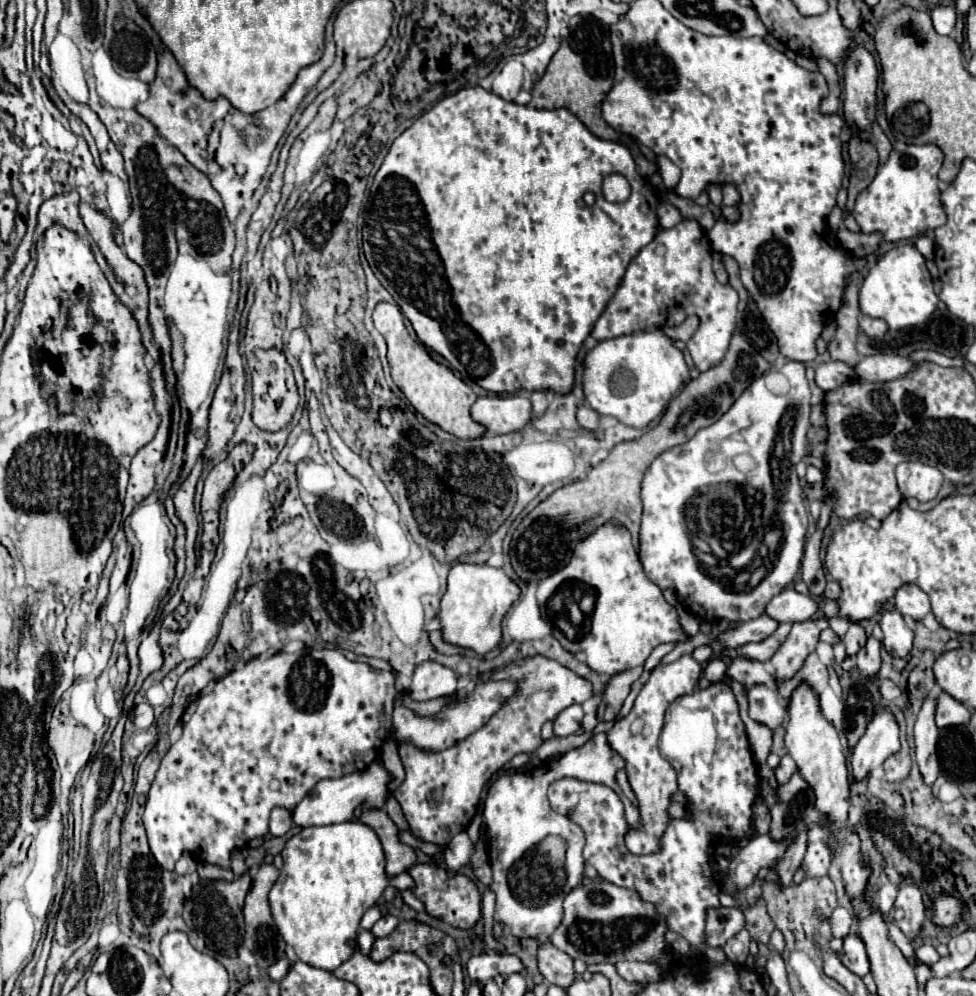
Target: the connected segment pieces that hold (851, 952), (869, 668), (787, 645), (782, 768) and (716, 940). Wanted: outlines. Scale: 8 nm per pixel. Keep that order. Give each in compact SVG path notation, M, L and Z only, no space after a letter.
M850 932L844 938L844 946L838 952L842 964L846 968L850 968L856 976L864 978L870 972L870 960L866 956L866 946L862 944L862 938L856 932Z
M868 636L866 646L856 654L858 670L866 678L874 678L876 676L876 672L880 668L880 650L882 650L882 644L874 636Z
M824 618L806 620L806 622L798 622L792 626L788 638L772 656L772 664L776 668L778 680L788 680L800 670L806 656L810 652L814 652L816 644L818 644L818 636L826 626L828 626L828 622Z
M788 754L782 756L780 766L774 770L774 774L776 774L776 778L778 778L780 784L786 784L786 782L792 778L794 772L796 772L796 764L794 764L794 760L792 760Z
M716 908L708 912L706 942L708 946L724 946L746 926L744 912L738 908Z

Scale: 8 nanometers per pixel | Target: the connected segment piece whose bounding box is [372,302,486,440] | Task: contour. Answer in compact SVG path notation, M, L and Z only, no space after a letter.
M388 302L378 304L372 318L374 318L376 330L388 342L388 362L390 362L390 370L392 370L392 380L402 390L402 394L408 398L408 402L426 420L438 424L442 430L446 430L458 438L470 440L470 438L484 436L486 428L482 428L482 424L478 424L470 416L470 408L476 402L476 394L448 366L436 362L418 340L410 338L398 304L388 304Z

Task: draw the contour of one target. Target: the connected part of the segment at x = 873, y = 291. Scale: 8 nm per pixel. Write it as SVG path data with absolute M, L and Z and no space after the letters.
M904 244L886 252L878 264L870 268L860 288L862 314L870 318L882 318L894 332L922 324L922 320L928 320L932 316L936 304L938 296L932 286L932 276L926 268L924 256L916 250L914 244Z

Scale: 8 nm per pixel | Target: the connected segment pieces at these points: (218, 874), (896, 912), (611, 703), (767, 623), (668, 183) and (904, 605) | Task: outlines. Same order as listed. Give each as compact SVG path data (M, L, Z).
M200 864L198 876L204 880L226 880L226 882L234 880L232 870L222 870L220 866L214 866L214 864Z
M904 878L904 882L900 884L898 898L892 910L888 912L888 918L906 934L910 942L914 942L920 936L922 924L926 920L926 912L924 912L922 894L910 878Z
M642 666L638 668L630 668L624 672L618 672L614 676L610 676L606 688L604 688L604 698L598 706L598 722L608 722L614 720L622 708L622 702L626 700L630 686L640 678L640 674L644 672Z
M762 614L756 620L742 622L742 626L736 628L736 630L724 632L720 636L720 642L724 646L728 646L728 648L738 648L738 646L748 644L748 642L762 642L762 640L766 640L776 628L778 628L778 622L772 620L770 616Z
M666 156L658 158L658 168L660 168L660 176L662 176L665 187L673 190L680 180L680 168L670 162Z
M904 584L896 592L896 608L900 614L910 616L918 622L930 612L930 598L916 584Z

